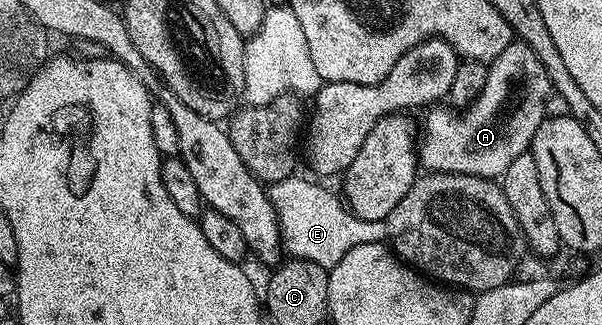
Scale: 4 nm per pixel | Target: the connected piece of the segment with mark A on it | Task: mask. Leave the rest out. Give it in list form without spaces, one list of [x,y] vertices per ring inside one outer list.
[[[521,43],[504,47],[502,54],[489,62],[488,83],[484,85],[484,91],[461,110],[462,117],[458,117],[459,110],[454,107],[434,107],[427,112],[431,113],[426,117],[426,126],[421,126],[418,146],[421,168],[432,173],[463,173],[487,179],[501,178],[502,173],[508,171],[512,159],[529,150],[536,135],[536,127],[540,127],[540,123],[547,118],[544,103],[551,91],[548,75],[544,75],[544,66],[540,59],[536,59],[536,51],[532,51],[532,47]]]

